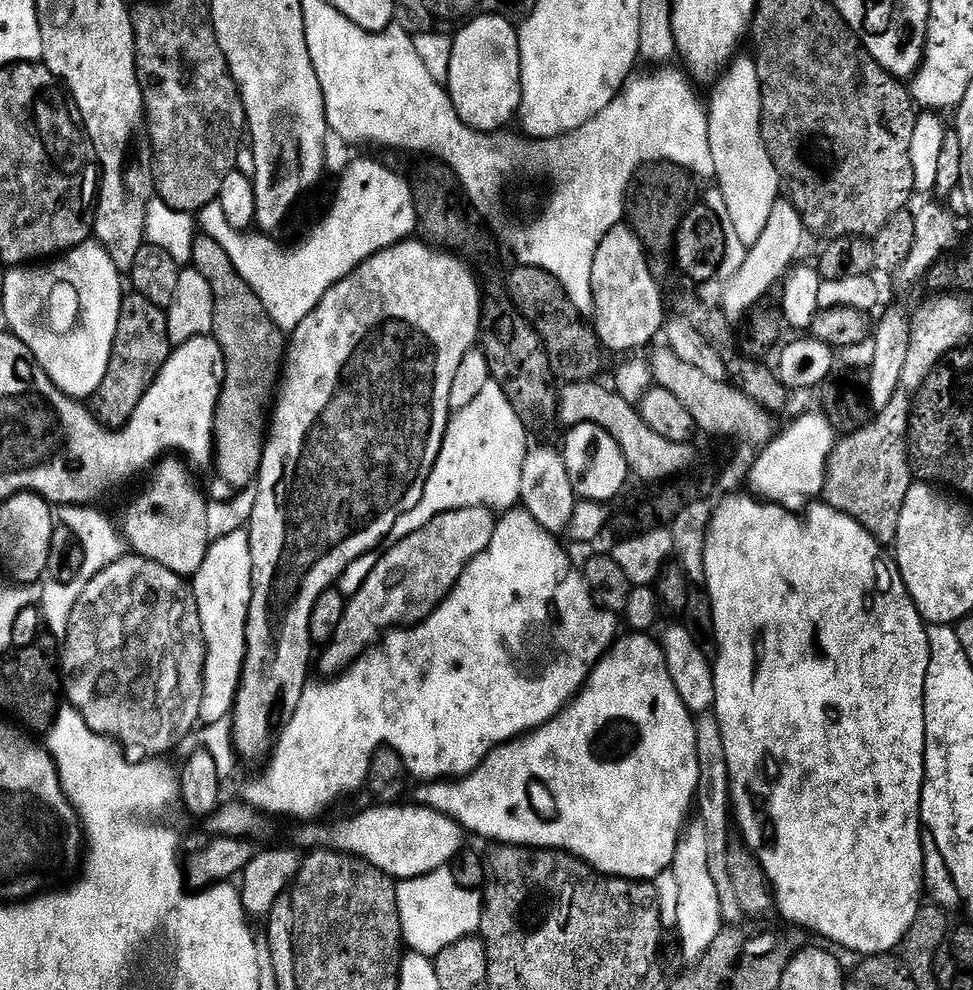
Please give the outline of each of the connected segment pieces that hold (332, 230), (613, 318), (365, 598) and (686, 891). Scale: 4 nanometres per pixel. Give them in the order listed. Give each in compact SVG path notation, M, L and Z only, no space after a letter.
M356 160L345 170L324 221L293 248L284 249L268 234L239 232L226 222L219 199L200 209L198 224L203 235L214 238L226 250L240 277L258 294L270 318L285 334L291 334L300 319L310 314L324 295L363 260L409 239L417 231L411 183L376 160Z
M621 222L602 238L598 246L598 254L594 254L594 270L592 271L592 293L594 294L594 331L597 340L605 349L612 352L635 353L635 348L647 349L653 343L652 339L665 331L664 300L660 297L660 288L652 277L650 257L644 250L644 244L636 237L636 232L627 223Z
M459 508L438 514L422 530L395 541L393 548L377 559L370 578L345 603L334 638L318 656L321 677L335 678L351 668L369 648L381 643L382 634L393 626L415 626L430 615L451 594L469 562L488 549L497 519L491 508Z
M696 818L680 833L680 841L672 859L670 876L676 879L676 924L678 948L689 962L701 960L710 950L710 942L718 938L722 927L718 886L710 874L710 846L706 843L706 826Z

